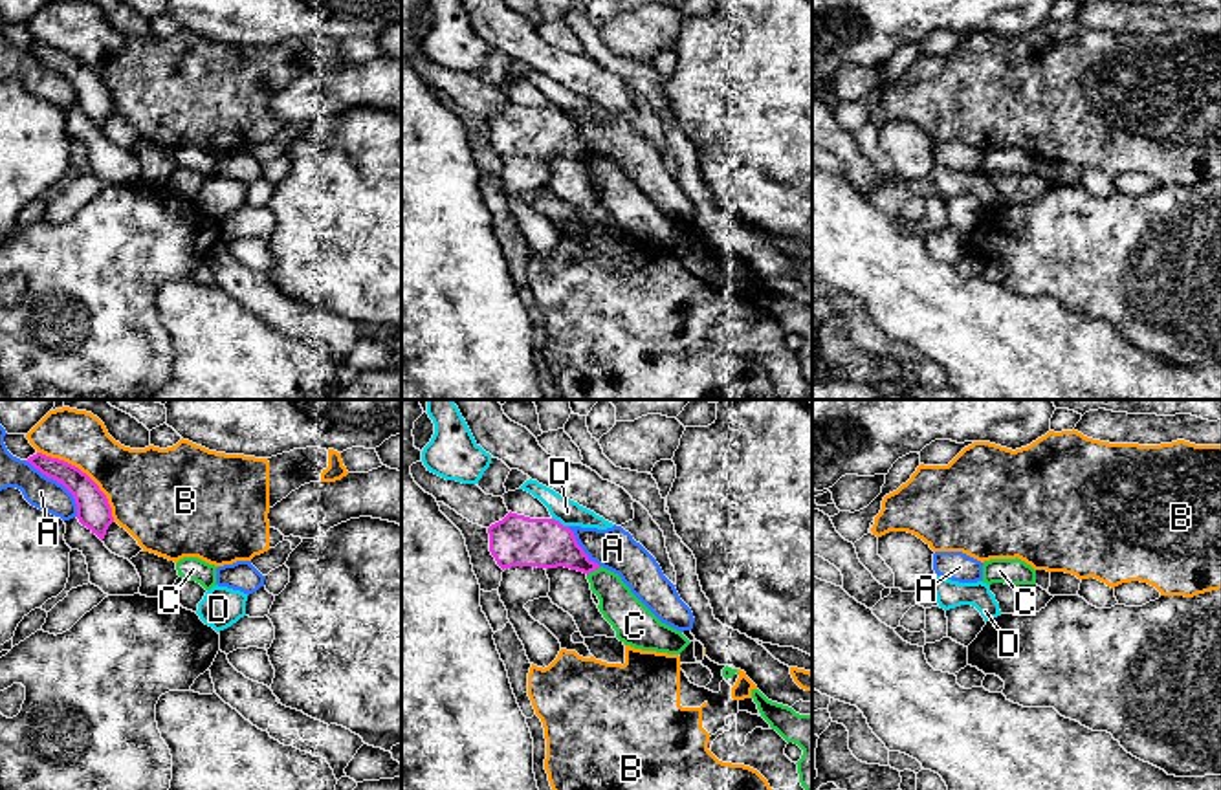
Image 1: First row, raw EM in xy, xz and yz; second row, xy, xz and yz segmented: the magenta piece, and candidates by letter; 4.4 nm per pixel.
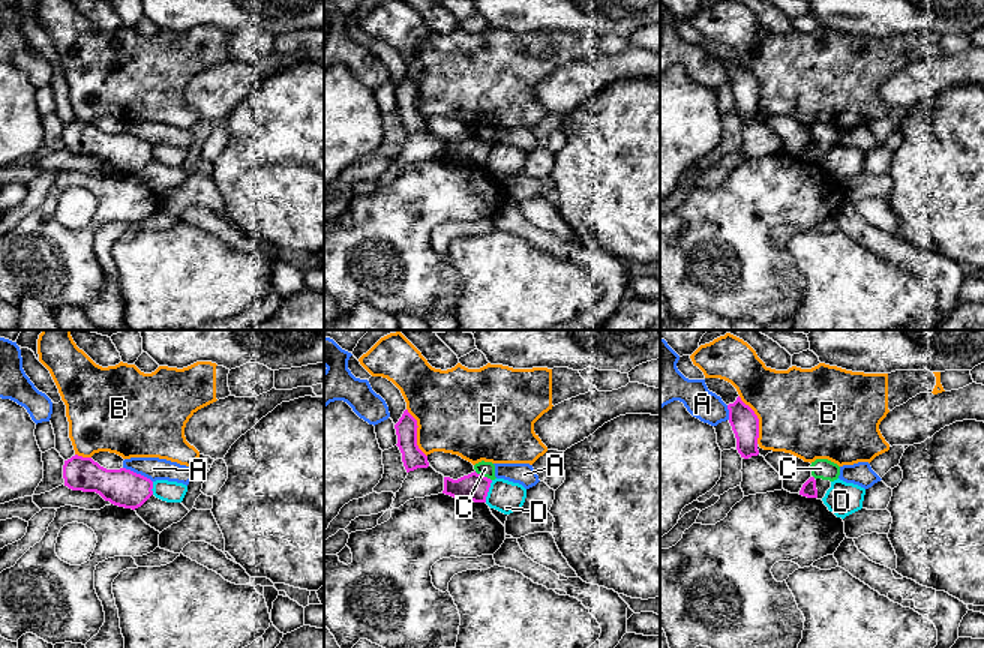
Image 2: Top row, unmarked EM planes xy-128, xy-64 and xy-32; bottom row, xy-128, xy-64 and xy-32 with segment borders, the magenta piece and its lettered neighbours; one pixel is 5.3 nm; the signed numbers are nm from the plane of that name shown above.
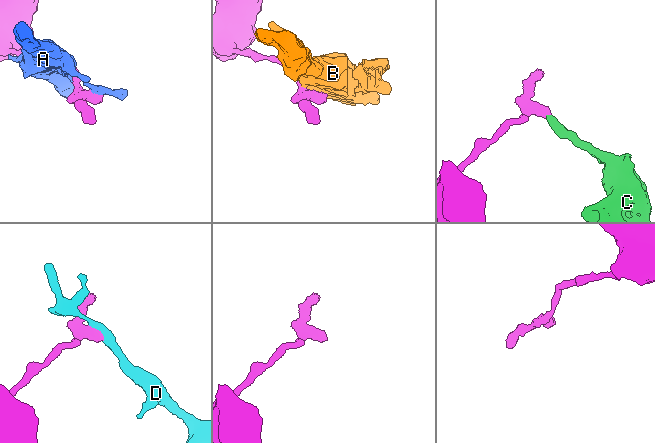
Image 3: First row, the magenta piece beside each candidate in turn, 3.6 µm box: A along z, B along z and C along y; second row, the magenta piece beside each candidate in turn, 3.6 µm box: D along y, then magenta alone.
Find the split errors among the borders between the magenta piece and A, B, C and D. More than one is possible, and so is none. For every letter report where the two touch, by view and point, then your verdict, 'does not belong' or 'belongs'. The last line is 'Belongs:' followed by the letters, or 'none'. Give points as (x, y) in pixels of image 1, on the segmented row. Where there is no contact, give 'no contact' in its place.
A: meets magenta in xy at (59, 482); does not belong
B: meets magenta in xy at (85, 473); does not belong
C: meets magenta in xz at (593, 570); does not belong
D: meets magenta in xz at (558, 521); does not belong
Belongs: none

